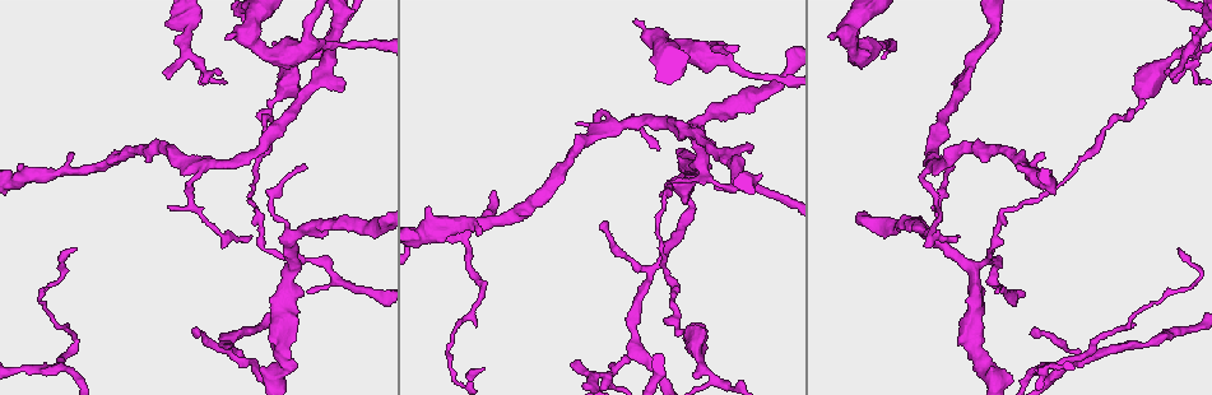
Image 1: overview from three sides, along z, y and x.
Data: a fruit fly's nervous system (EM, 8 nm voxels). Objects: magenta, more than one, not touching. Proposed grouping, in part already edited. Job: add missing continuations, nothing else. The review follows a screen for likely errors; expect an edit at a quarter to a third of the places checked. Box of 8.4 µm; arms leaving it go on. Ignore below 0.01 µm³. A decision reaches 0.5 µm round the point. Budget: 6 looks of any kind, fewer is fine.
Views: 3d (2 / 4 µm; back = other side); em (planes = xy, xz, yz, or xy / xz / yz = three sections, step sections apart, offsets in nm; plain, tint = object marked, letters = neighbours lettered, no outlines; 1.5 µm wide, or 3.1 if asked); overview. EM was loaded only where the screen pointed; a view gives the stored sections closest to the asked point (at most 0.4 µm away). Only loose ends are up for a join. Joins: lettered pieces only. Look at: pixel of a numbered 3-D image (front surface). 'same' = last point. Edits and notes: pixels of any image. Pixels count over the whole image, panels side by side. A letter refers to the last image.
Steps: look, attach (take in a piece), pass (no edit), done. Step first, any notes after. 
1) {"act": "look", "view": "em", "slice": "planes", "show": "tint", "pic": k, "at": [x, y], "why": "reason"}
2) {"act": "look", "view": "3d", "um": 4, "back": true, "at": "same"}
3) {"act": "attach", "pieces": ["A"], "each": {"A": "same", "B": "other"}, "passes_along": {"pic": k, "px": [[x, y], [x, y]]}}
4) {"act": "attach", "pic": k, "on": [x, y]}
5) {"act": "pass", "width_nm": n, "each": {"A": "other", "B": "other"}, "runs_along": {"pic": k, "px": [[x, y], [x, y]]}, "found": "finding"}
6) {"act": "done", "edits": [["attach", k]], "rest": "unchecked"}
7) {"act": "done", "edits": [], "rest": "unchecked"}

{"act": "look", "view": "em", "slice": "planes", "show": "letters", "pic": 1, "at": [75, 248], "why": "an open end"}

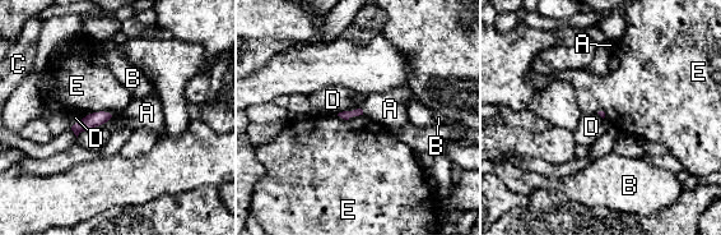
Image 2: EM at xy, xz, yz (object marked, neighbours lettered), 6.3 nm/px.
{"act": "attach", "pieces": ["A"], "each": {"A": "same", "B": "other", "C": "other", "D": "other", "E": "other"}, "passes_along": {"pic": 2, "px": [[345, 115], [362, 111], [390, 109]]}, "found": "the neuron continues"}

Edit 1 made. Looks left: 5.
{"act": "look", "view": "3d", "um": 4, "pic": 1, "at": [169, 76], "why": "thin end"}

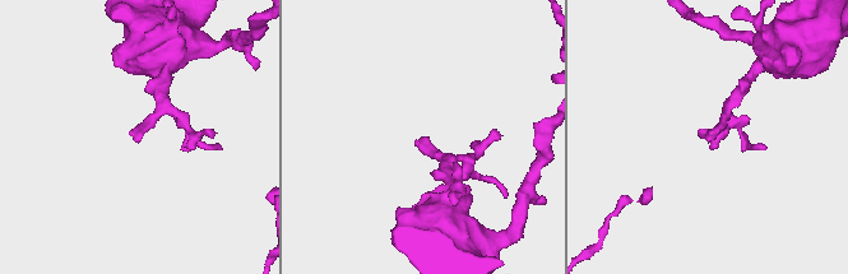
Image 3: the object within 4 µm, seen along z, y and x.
{"act": "look", "view": "em", "slice": "planes", "show": "letters", "pic": 3, "at": [421, 140], "why": "now the EM"}

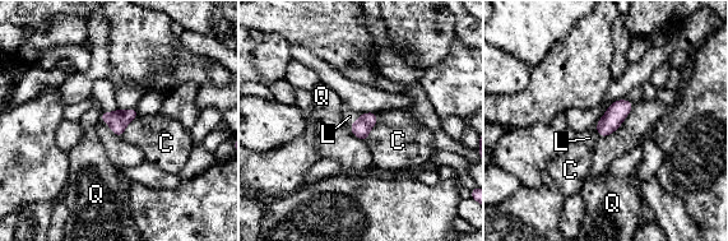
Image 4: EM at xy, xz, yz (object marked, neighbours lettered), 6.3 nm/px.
{"act": "attach", "pieces": ["L"], "each": {"C": "other", "L": "same", "Q": "other"}, "found": "the neuron continues"}

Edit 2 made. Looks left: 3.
{"act": "look", "view": "overview"}

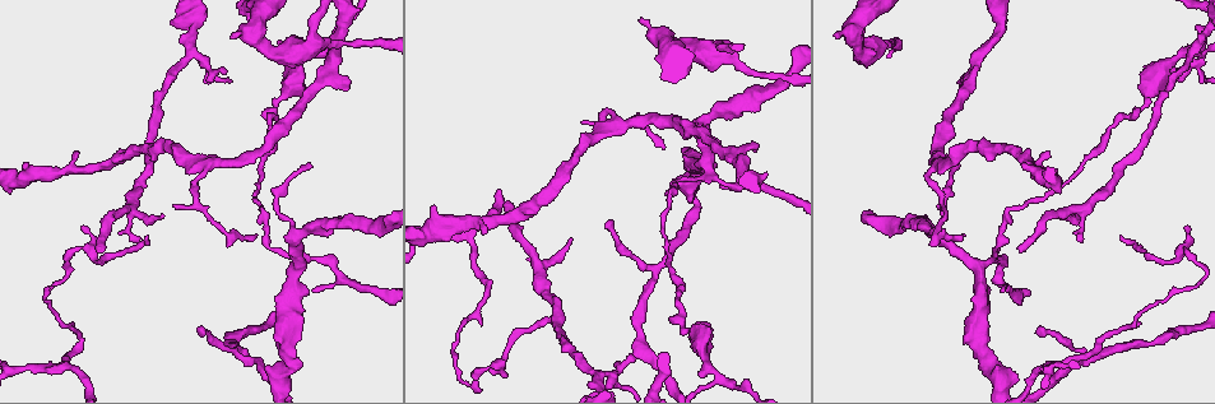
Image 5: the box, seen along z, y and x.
{"act": "look", "view": "em", "slice": "planes", "show": "letters", "pic": 5, "at": [936, 206], "why": "thin end"}

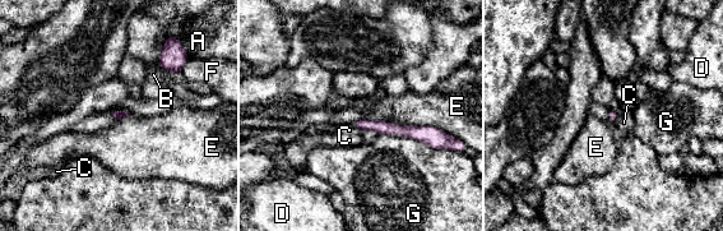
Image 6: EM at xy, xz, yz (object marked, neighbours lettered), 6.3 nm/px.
{"act": "pass", "each": {"A": "other", "B": "other", "C": "other", "D": "other", "E": "other", "F": "other", "G": "other"}, "border": {"pic": 6, "px": [[407, 125], [431, 125], [448, 135]]}, "found": "none of them fits"}

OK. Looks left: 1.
{"act": "done", "edits": [["attach", 2], ["attach", 4]], "rest": "unchecked"}

